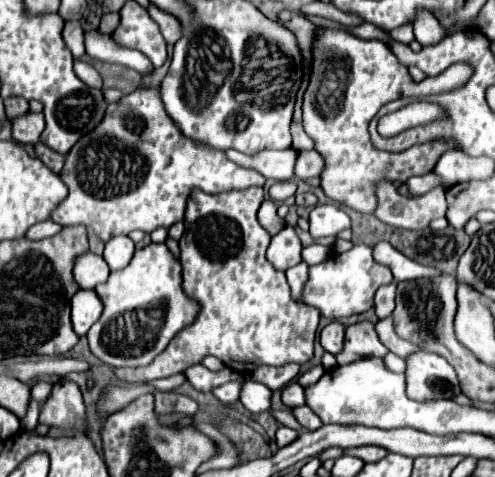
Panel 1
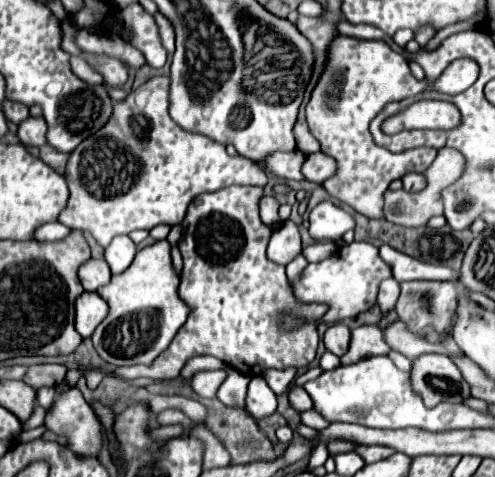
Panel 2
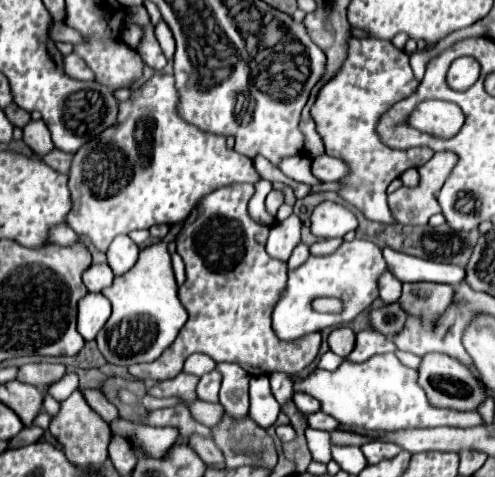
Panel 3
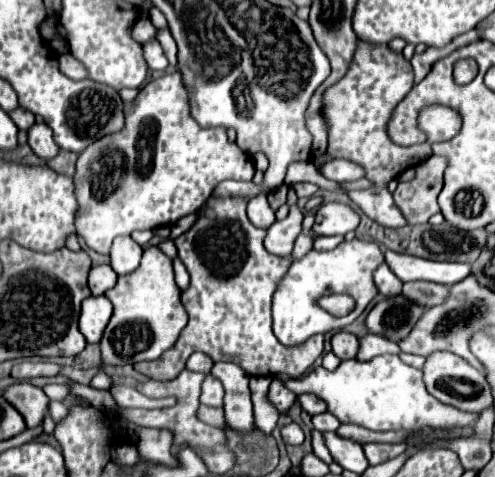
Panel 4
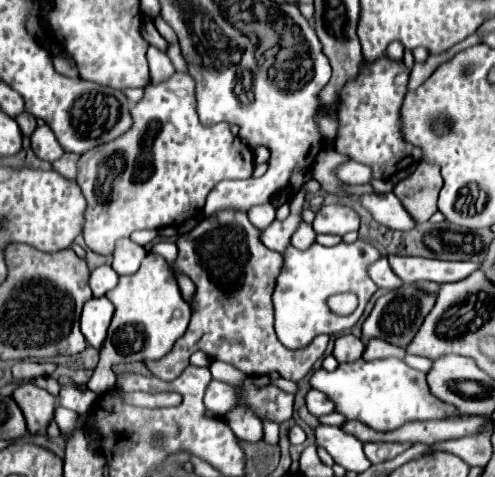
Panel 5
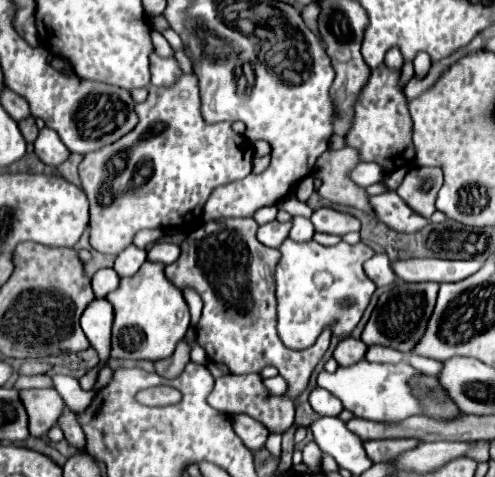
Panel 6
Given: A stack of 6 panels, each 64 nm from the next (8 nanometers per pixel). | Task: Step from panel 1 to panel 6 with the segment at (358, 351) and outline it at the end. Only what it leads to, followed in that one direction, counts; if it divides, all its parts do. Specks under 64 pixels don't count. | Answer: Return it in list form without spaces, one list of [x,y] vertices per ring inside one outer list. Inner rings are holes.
[[[370,346],[366,352],[368,362],[378,362],[378,364],[398,364],[406,356],[402,352],[396,352],[394,348],[380,348],[380,346]]]

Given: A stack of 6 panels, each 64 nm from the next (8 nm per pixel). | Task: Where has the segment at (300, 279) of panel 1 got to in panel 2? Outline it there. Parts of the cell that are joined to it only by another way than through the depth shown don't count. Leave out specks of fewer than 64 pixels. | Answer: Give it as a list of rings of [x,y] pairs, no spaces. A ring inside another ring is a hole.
[[[300,252],[288,266],[286,266],[286,274],[288,274],[288,278],[290,278],[290,282],[292,280],[296,280],[296,276],[300,276],[300,272],[304,270],[304,266],[308,264],[308,260],[304,258],[304,254]]]

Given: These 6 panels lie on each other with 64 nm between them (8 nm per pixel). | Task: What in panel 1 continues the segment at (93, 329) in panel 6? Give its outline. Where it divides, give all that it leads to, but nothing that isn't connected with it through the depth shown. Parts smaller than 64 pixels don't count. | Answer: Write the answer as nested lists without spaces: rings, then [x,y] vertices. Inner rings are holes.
[[[78,290],[72,298],[72,326],[78,336],[86,336],[90,326],[100,318],[104,310],[102,300],[94,290]]]

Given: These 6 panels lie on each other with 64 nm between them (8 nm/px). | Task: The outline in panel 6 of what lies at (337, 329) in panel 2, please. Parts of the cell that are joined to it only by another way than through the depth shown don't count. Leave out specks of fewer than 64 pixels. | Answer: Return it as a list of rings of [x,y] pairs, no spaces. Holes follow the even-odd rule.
[[[344,338],[334,350],[334,358],[338,360],[340,366],[352,366],[364,358],[366,350],[368,350],[368,346],[362,340]]]

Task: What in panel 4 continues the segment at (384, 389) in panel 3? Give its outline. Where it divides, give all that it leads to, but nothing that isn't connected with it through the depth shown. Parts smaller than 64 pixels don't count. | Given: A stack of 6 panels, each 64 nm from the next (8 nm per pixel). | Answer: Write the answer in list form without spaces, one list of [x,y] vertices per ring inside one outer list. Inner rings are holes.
[[[376,356],[368,362],[346,360],[330,372],[326,368],[312,370],[302,380],[284,380],[284,386],[294,394],[316,394],[328,404],[342,424],[352,422],[368,430],[400,430],[400,428],[448,428],[448,426],[472,426],[478,416],[460,412],[458,408],[440,404],[428,394],[422,370],[404,364],[398,356]]]

